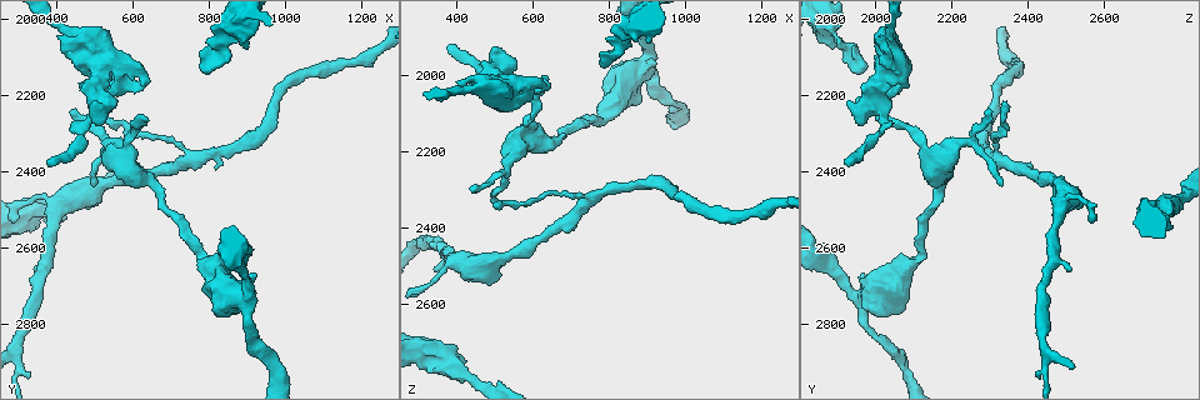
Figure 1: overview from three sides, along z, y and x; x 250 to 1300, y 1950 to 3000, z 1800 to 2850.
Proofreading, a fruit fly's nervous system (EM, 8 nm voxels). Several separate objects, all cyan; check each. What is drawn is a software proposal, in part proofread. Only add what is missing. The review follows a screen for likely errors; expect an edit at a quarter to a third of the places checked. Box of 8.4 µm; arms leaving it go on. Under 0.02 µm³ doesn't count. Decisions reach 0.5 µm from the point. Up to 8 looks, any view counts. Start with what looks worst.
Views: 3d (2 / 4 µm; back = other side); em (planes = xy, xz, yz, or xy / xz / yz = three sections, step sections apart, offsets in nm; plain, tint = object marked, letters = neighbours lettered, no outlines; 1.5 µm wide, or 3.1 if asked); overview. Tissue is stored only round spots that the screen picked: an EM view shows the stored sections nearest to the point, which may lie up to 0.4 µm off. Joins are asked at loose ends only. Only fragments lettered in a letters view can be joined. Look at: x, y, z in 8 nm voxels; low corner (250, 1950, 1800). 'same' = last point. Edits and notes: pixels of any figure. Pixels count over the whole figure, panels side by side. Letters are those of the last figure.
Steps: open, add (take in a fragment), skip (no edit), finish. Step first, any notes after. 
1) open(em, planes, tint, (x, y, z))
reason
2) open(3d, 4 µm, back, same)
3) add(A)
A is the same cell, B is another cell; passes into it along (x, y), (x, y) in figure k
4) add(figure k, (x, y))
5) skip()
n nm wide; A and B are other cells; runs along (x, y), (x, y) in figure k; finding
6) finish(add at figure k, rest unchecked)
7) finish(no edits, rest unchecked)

open(3d, 4 µm, (785, 2125, 1980))

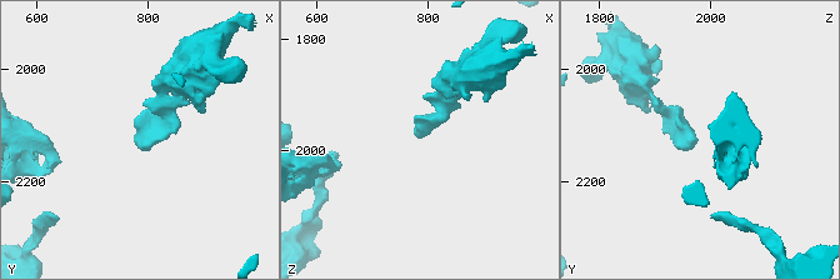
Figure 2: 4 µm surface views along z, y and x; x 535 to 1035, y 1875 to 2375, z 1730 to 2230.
open(em, yz, step 8, letters, (780, 2125, 1980))
need the tissue

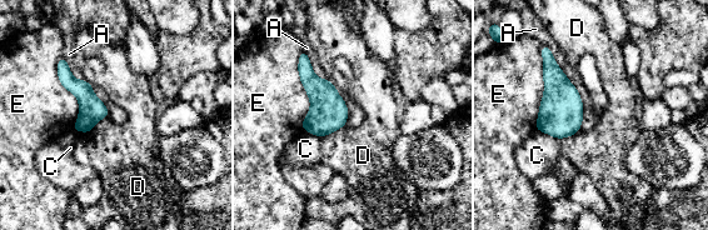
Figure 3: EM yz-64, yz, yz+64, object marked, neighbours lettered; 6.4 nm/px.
skip()
A, C, D and E are other cells; border along (108, 115), (101, 118), (89, 131) in figure 3; no lettered fragment goes on from it

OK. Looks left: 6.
open(em, planes, letters, (355, 2550, 2780))
an open end

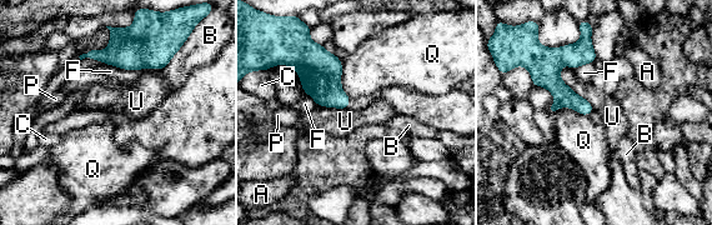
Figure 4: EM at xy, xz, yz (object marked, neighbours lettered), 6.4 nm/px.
skip()
U touches over 340 nm; A, B, C, F, P, Q and U are other cells; no lettered fragment goes on from it

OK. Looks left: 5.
open(3d, 4 µm, (555, 2225, 1955))
free end

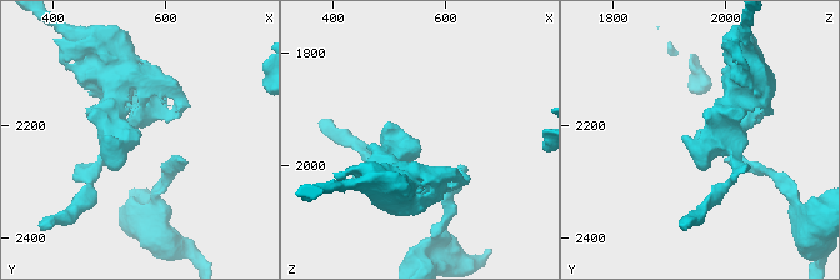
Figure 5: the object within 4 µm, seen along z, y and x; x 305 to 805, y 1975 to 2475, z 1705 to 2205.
open(em, planes, letters, (555, 2220, 1950))

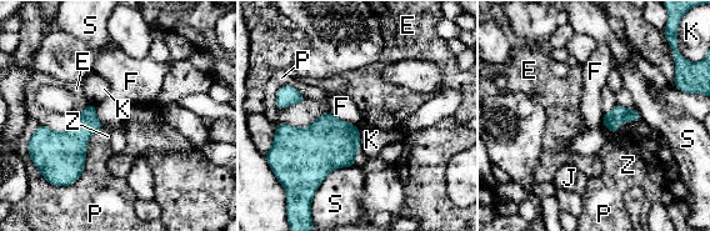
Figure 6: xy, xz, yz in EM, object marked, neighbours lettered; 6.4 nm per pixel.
skip()
E, F, J, K, P, S and Z are other cells; border along (329, 110), (336, 117), (355, 125) in figure 6; no lettered fragment goes on from it

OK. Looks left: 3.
finish(no edits, rest unchecked)

